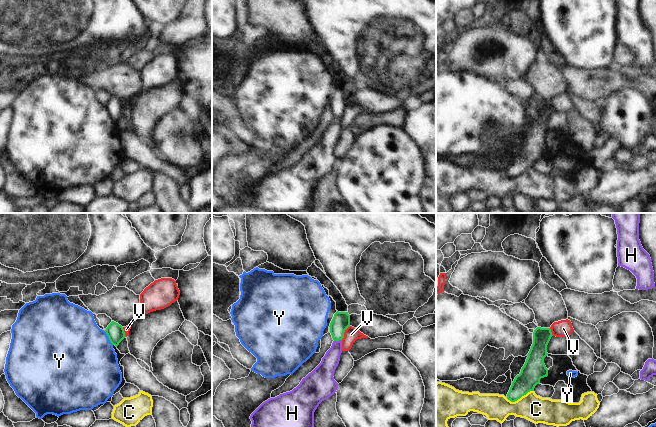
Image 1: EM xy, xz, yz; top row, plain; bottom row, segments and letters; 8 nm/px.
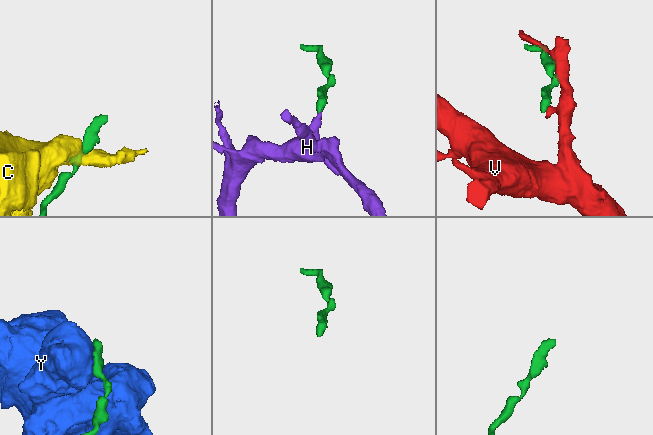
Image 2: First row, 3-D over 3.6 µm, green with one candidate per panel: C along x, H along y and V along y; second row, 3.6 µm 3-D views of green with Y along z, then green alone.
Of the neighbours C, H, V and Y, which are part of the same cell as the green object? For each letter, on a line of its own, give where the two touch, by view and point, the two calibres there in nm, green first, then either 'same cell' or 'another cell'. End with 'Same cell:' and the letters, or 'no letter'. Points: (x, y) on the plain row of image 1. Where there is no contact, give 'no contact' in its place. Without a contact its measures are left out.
C: contact yz (519, 174); calibres 170 and 220 nm; another cell
H: contact xz (337, 116); calibres 140 and 140 nm; same cell
V: contact xz (344, 107); calibres 140 and 120 nm; another cell
Y: contact xy (108, 113); calibres 140 and 500 nm; another cell
Same cell: H

